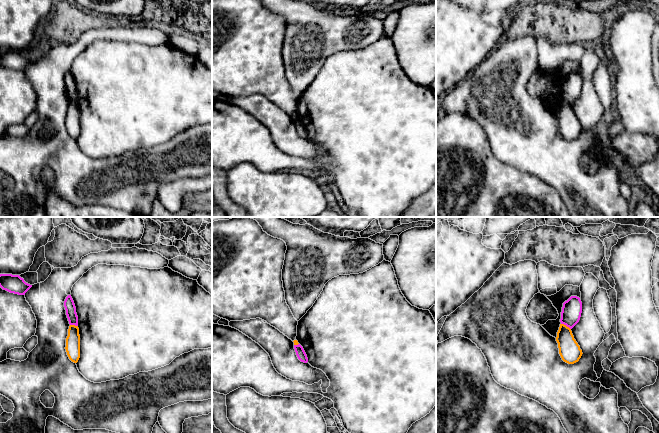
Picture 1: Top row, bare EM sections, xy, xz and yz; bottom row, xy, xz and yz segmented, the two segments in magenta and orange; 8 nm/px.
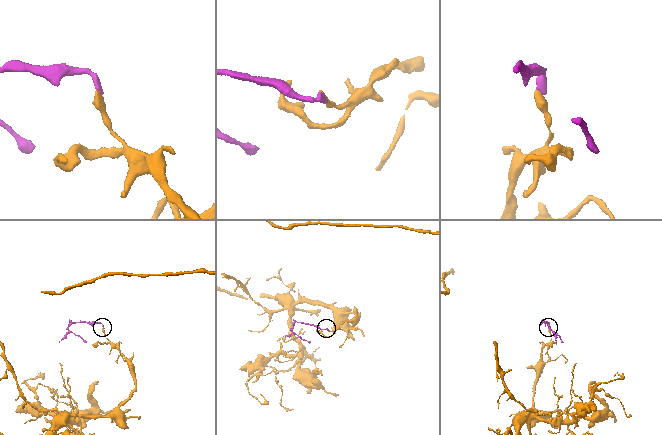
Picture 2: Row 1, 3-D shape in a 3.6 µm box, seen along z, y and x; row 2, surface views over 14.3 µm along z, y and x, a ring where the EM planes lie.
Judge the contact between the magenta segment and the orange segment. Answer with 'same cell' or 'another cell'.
another cell

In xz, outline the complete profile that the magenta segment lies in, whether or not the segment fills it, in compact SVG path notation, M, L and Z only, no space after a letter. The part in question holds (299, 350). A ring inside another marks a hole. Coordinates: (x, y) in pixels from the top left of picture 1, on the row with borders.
M298 344L298 345L294 345L294 349L295 349L295 352L296 352L298 359L301 362L307 363L308 358L307 358L307 355L306 355L303 347L300 344Z

